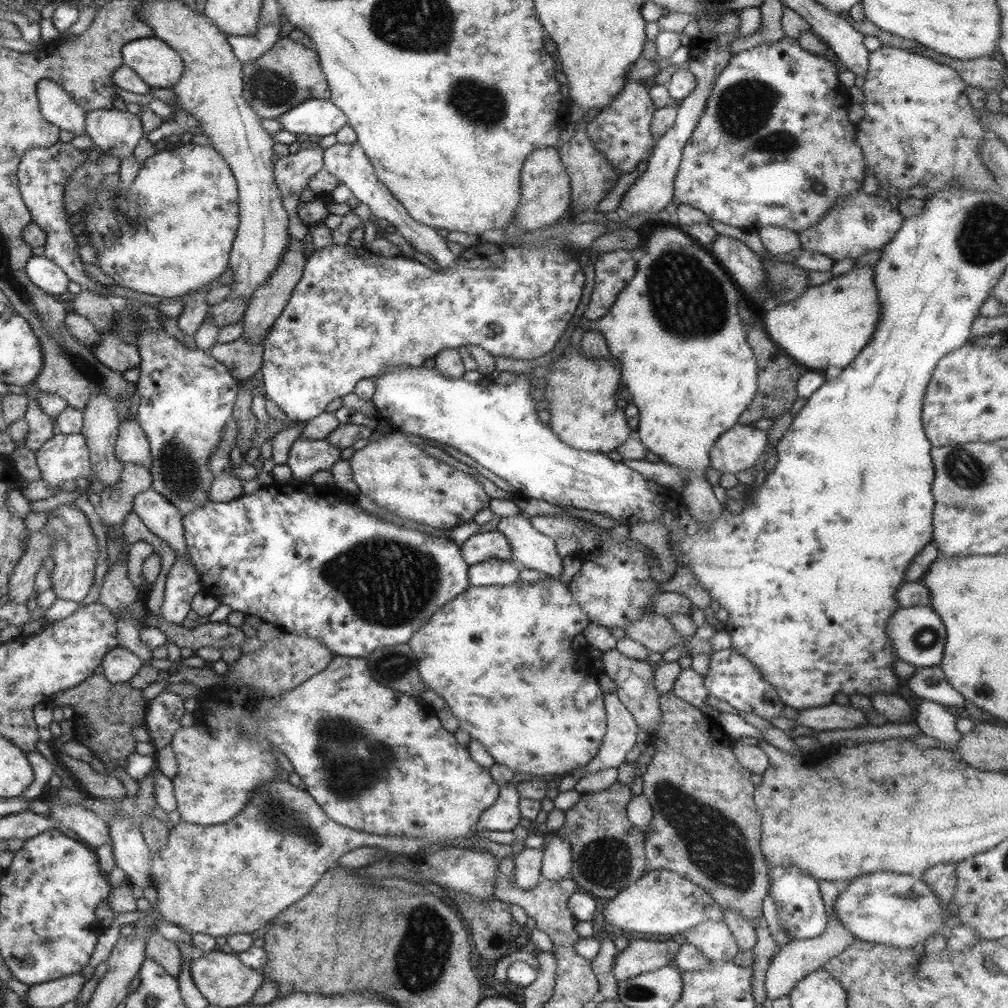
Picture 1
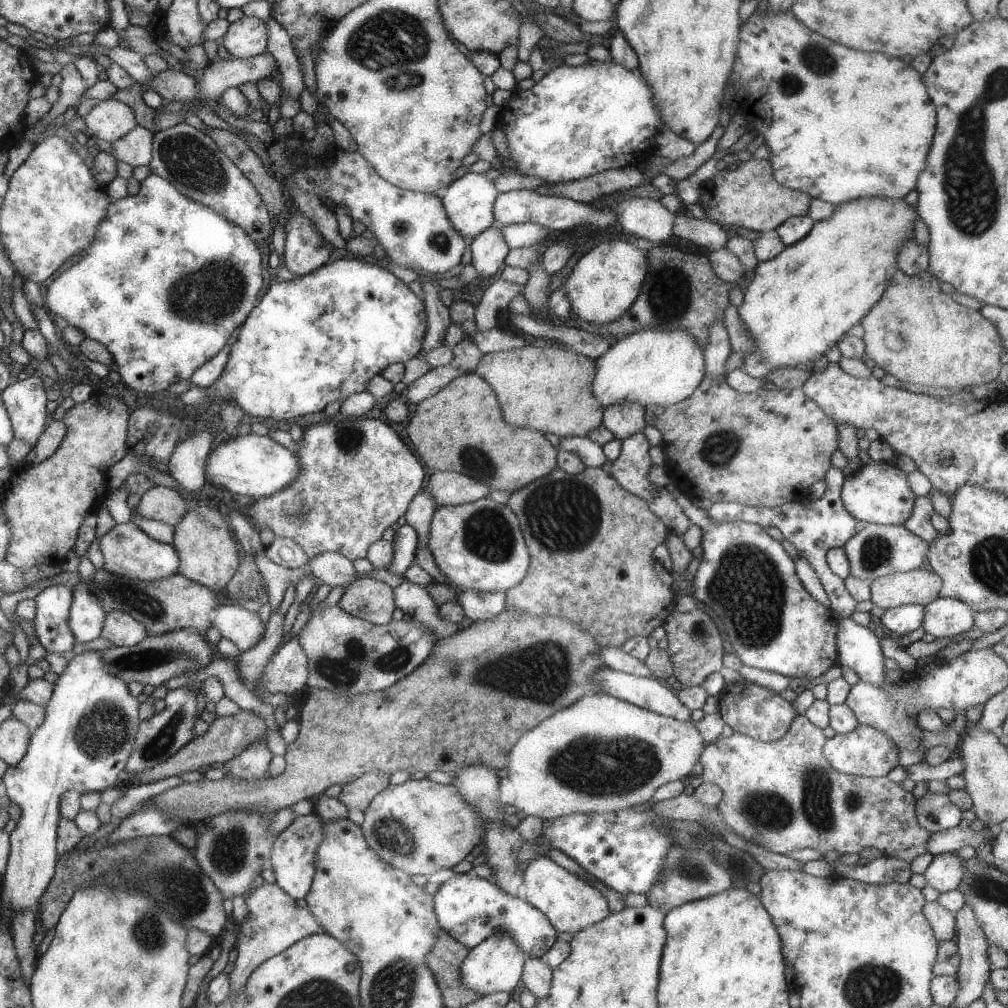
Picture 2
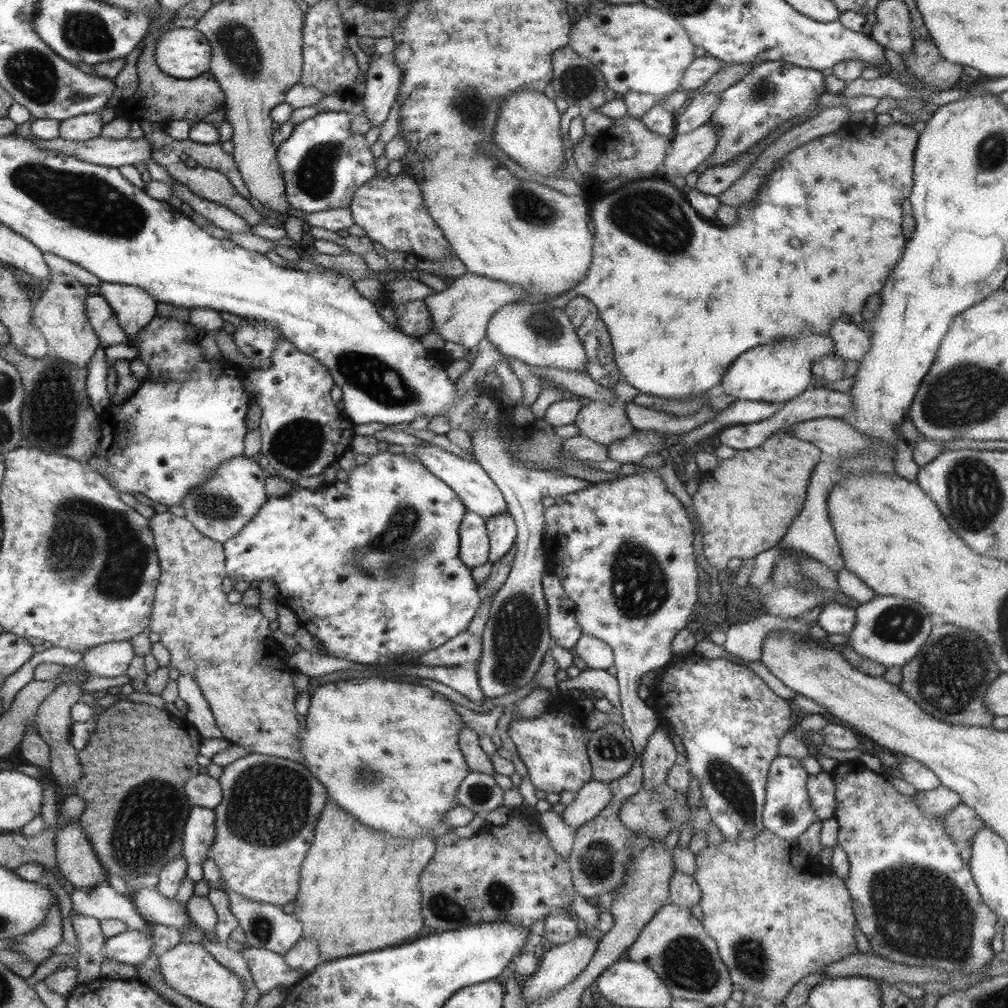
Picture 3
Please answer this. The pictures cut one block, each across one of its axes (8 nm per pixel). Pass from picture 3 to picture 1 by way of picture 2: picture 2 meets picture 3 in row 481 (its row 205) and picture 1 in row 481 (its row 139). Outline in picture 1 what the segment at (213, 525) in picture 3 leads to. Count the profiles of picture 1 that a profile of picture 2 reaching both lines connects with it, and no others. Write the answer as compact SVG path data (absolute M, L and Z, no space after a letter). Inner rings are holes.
M165 330L143 332L137 344L137 350L141 354L139 380L135 382L137 394L139 394L137 420L143 432L147 434L147 440L151 446L151 456L153 456L151 488L161 496L165 496L169 502L175 502L181 514L189 514L195 506L205 504L209 500L207 490L211 488L215 478L207 472L205 464L207 464L207 458L213 454L213 448L219 446L225 424L231 420L235 400L239 394L239 382L231 376L227 366L223 366L219 360L211 358L207 352L187 348Z

